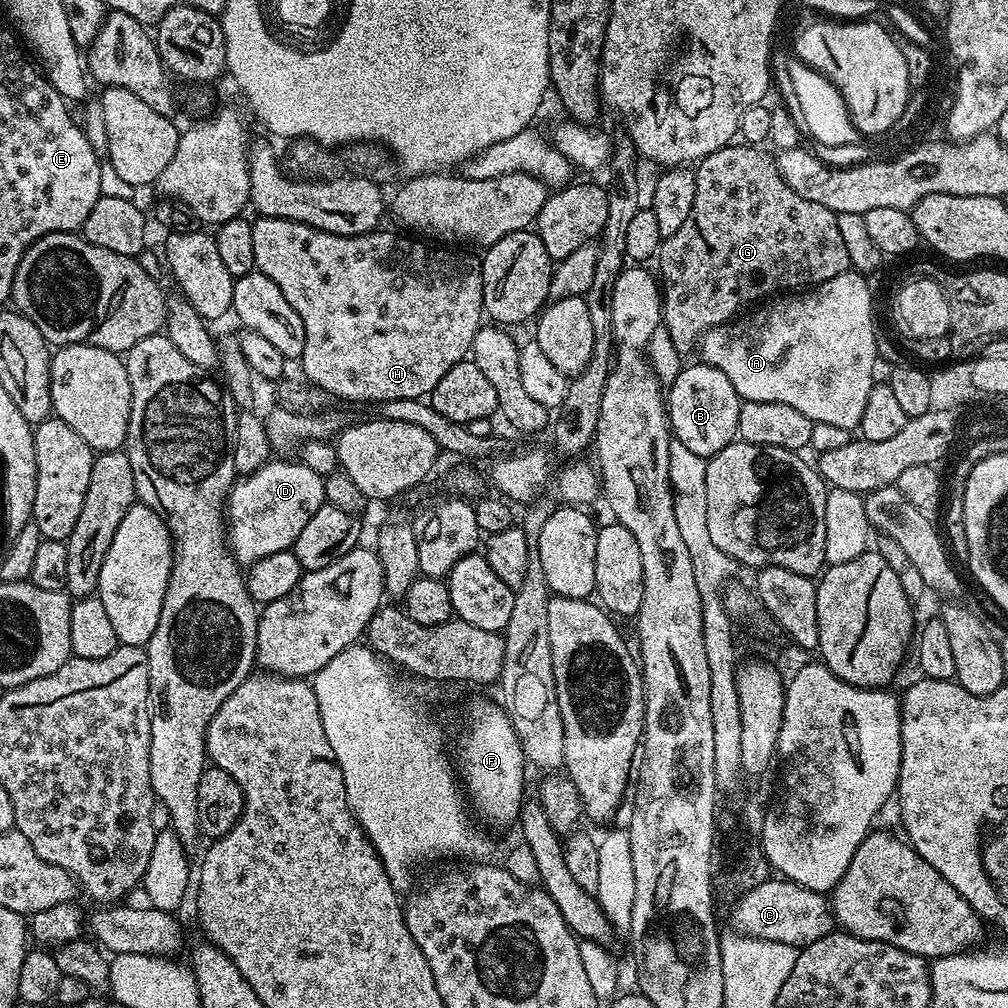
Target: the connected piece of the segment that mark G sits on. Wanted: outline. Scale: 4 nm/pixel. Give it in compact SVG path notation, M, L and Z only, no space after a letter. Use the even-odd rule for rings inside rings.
M733 142L699 161L694 168L694 210L682 230L664 237L661 243L658 276L662 281L662 327L682 354L688 354L691 348L693 351L710 329L739 317L747 304L755 305L771 297L772 291L780 294L785 290L804 290L849 271L837 213L802 198L802 194L794 194L782 174L778 174L775 159L764 151L760 146Z

